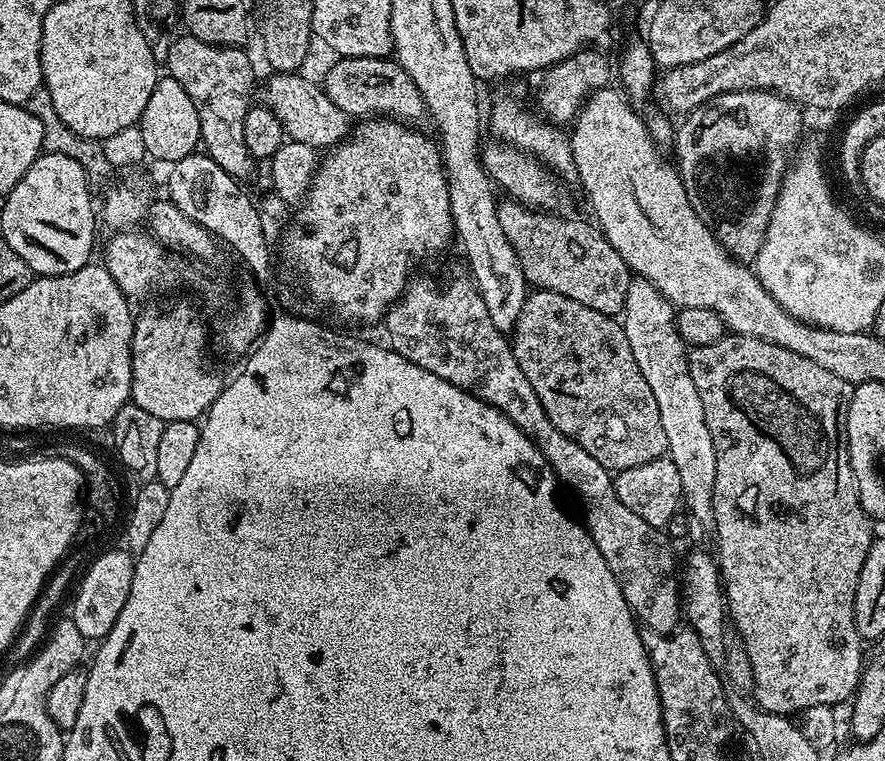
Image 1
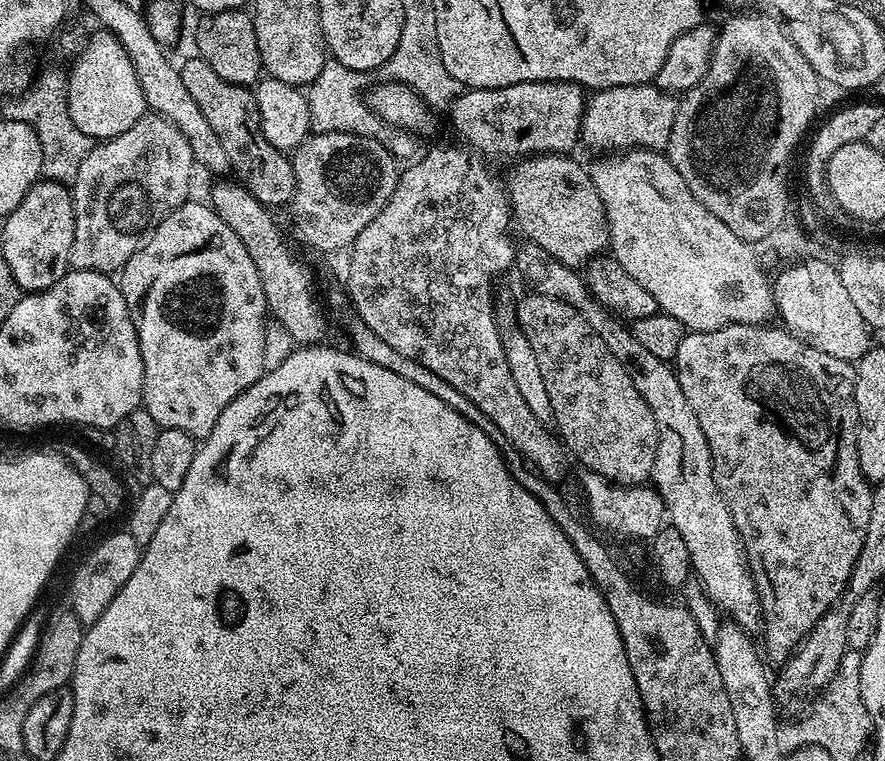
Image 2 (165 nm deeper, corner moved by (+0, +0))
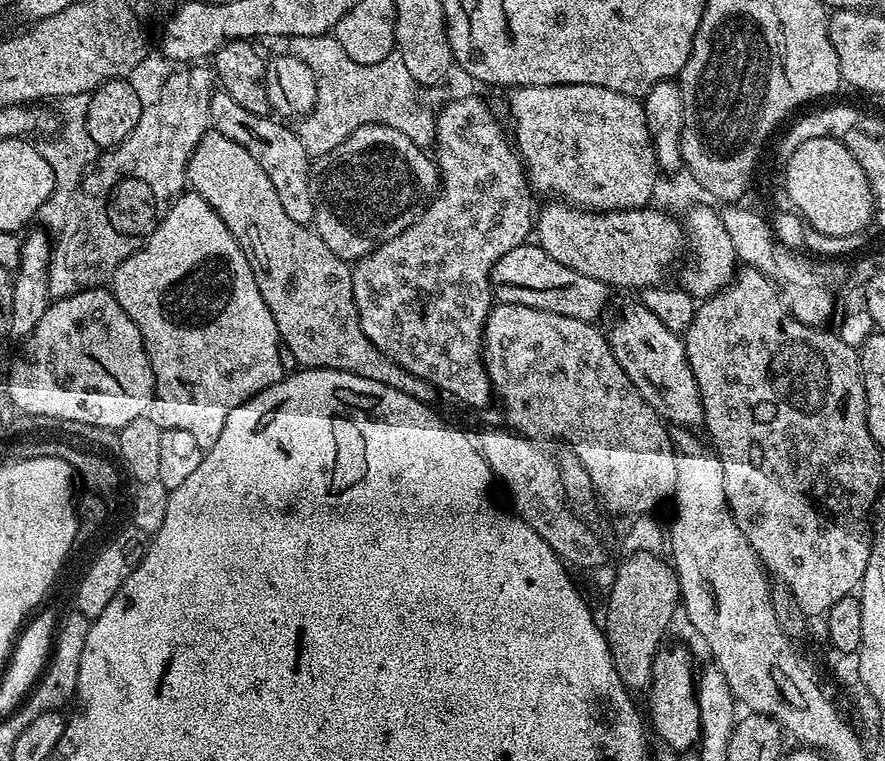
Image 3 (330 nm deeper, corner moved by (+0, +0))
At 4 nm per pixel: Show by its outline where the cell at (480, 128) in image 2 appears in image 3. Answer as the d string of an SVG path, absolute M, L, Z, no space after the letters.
M464 96L461 100L452 100L448 105L445 106L441 112L434 120L434 133L435 133L435 143L434 143L434 159L437 168L440 169L440 187L435 196L432 197L431 204L425 208L423 214L421 214L419 220L416 223L411 224L408 229L402 234L398 234L398 238L390 238L390 242L386 242L382 246L378 246L371 252L369 256L364 256L360 260L355 261L351 265L352 270L352 285L354 286L354 302L356 303L356 309L358 310L358 318L360 319L360 325L362 330L366 334L366 338L370 338L370 342L374 342L374 346L378 346L378 350L382 350L386 353L390 359L394 362L398 362L398 366L402 366L402 370L408 370L410 374L414 374L418 378L422 378L426 382L430 382L436 389L441 393L449 392L456 400L461 400L464 404L469 404L472 408L484 408L488 403L493 403L494 400L494 389L490 378L488 377L488 371L484 365L483 351L484 351L484 323L488 320L488 313L492 311L494 307L494 297L492 295L492 283L490 282L490 274L492 273L492 267L494 262L498 262L498 258L502 258L502 254L507 254L510 250L514 250L514 246L525 243L533 235L534 232L534 208L532 212L532 196L534 197L534 189L531 184L528 183L528 174L524 166L523 160L520 158L520 153L516 151L513 141L510 139L509 133L506 131L502 125L496 121L496 116L492 113L492 108L484 100L479 100L476 96Z

